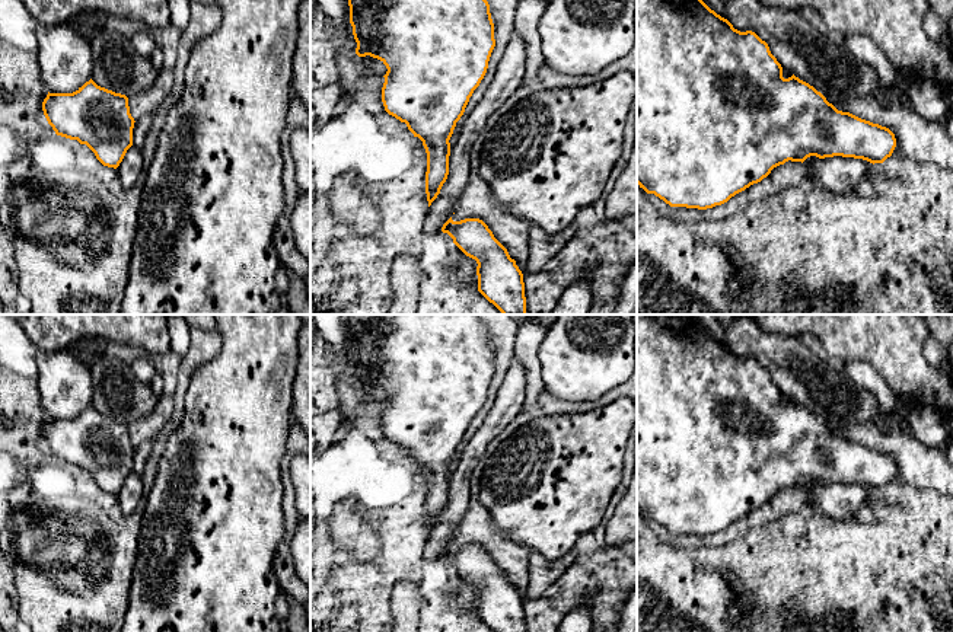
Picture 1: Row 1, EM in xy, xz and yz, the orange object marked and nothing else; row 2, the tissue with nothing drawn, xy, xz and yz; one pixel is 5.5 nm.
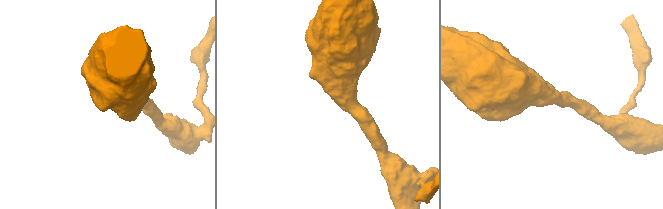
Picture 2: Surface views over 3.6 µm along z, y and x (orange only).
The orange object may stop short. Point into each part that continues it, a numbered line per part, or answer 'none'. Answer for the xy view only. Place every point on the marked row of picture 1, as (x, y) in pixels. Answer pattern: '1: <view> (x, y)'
none

